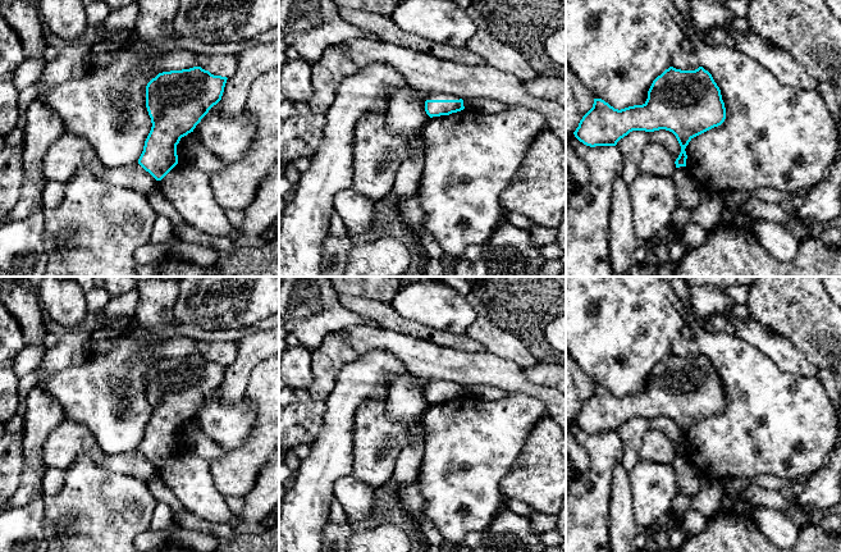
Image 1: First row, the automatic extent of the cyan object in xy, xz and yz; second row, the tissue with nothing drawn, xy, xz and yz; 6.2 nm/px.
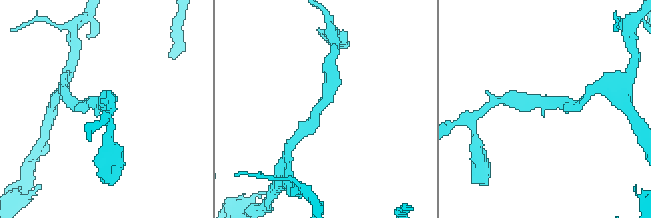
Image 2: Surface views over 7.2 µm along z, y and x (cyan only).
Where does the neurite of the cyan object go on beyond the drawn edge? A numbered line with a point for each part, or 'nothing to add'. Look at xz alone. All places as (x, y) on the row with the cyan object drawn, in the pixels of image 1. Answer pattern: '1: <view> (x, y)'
1: xz (430, 96)

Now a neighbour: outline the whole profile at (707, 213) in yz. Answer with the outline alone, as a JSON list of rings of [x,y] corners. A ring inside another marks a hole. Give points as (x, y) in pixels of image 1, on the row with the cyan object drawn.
[[[701,190],[700,201],[691,213],[691,223],[699,224],[705,231],[712,231],[718,223],[723,200],[721,195]]]

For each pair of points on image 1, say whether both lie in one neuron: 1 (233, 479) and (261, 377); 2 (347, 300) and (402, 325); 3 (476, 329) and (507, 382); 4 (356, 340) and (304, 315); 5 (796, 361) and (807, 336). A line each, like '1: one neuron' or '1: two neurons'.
1: one neuron
2: one neuron
3: two neurons
4: two neurons
5: two neurons

